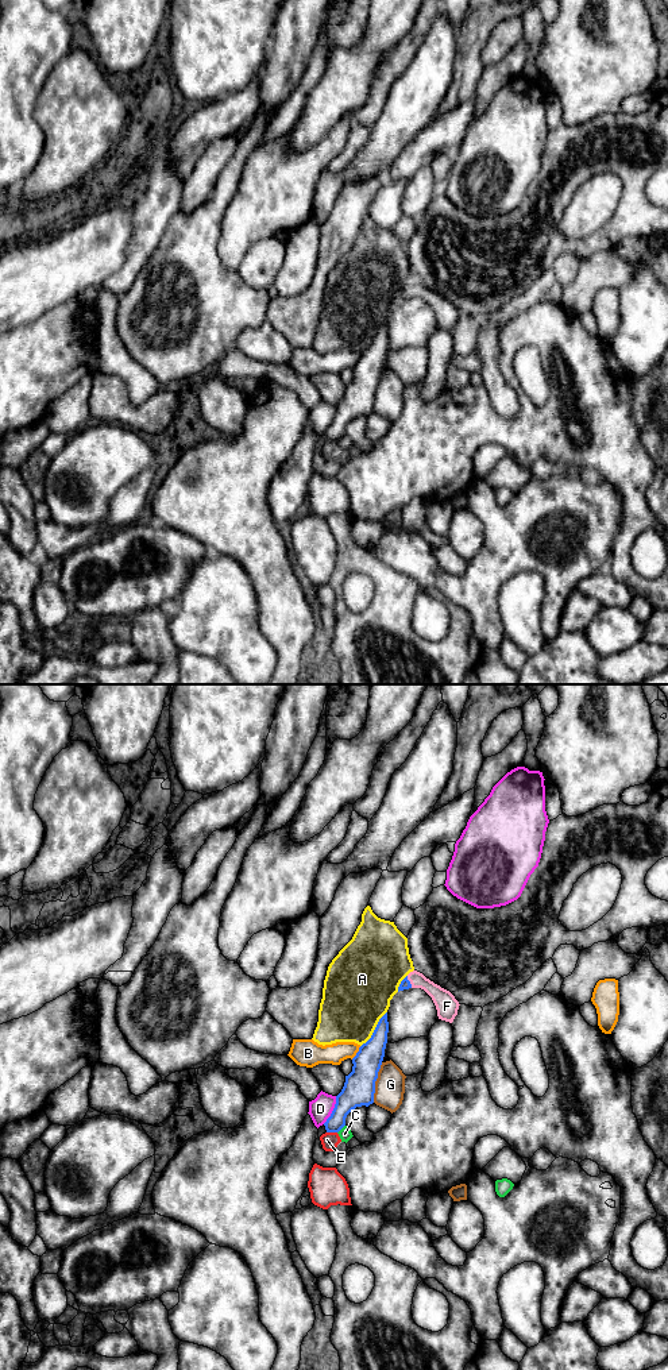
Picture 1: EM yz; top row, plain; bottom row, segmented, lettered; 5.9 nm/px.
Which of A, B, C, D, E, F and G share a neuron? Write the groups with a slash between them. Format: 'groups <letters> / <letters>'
groups A / B / C / D / E / F / G

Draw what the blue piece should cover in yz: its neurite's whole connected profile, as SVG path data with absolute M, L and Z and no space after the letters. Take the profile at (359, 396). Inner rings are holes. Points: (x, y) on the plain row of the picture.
M387 321L379 328L371 347L359 356L352 367L352 381L345 385L341 401L331 425L324 432L327 441L339 441L345 435L347 424L356 416L374 412L375 390L387 352Z

